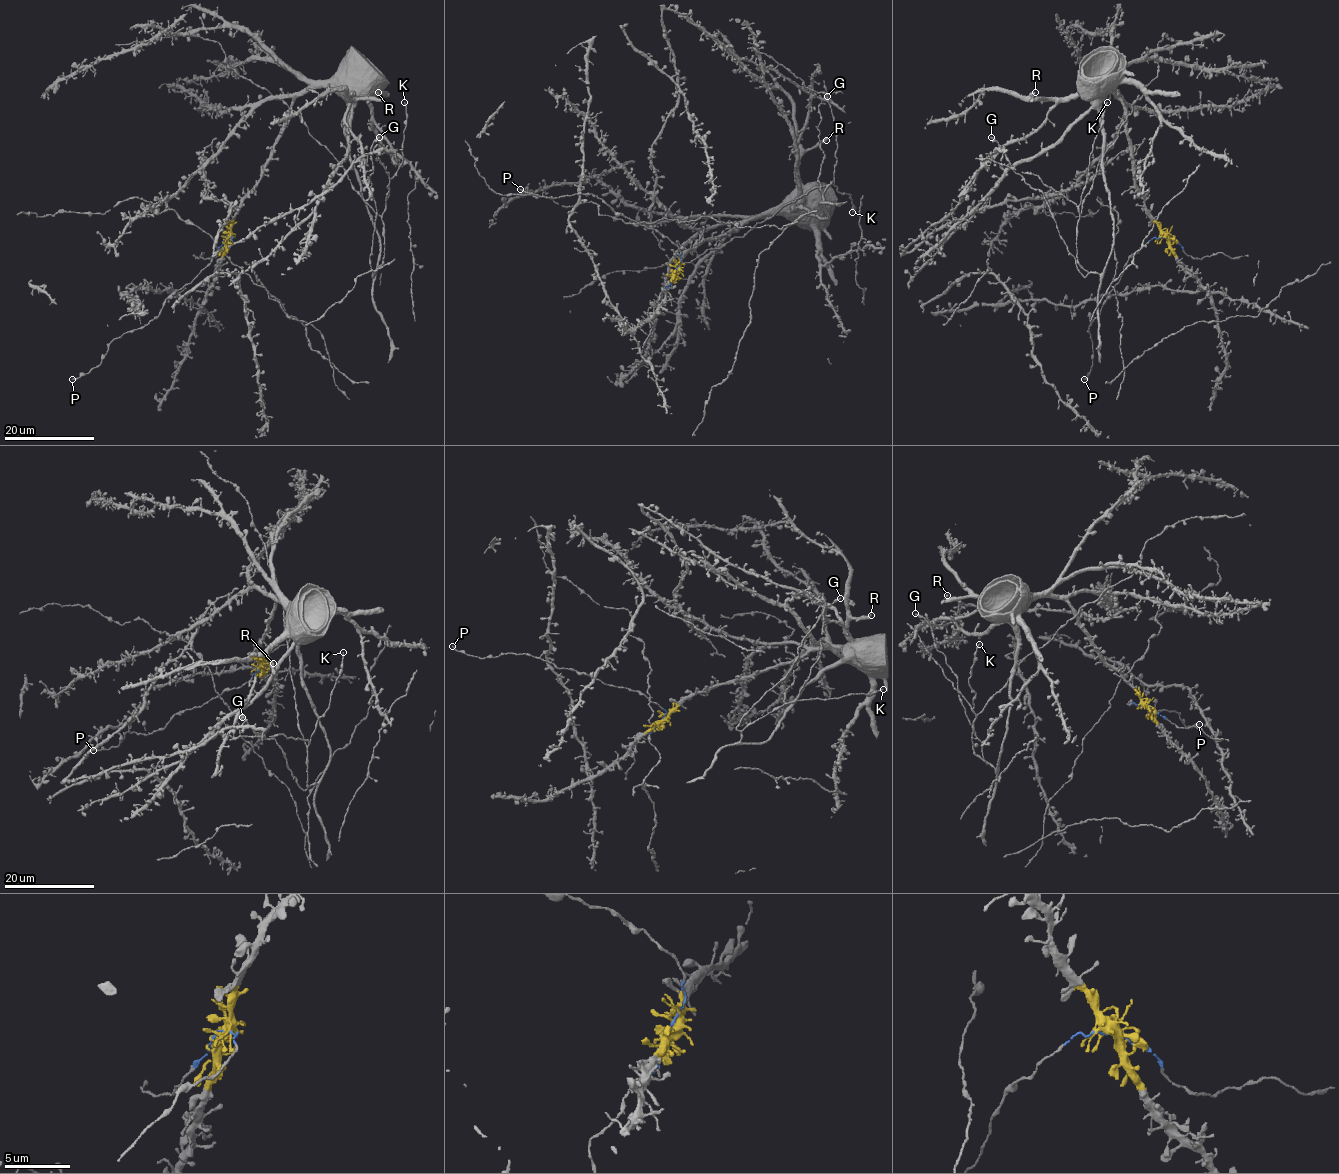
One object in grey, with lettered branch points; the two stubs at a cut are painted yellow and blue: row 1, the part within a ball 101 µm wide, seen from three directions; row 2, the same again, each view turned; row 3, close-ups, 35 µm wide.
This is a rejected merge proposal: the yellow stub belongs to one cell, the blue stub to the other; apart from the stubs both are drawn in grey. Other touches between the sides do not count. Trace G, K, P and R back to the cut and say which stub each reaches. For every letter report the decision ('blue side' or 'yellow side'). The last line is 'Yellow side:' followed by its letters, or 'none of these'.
G: yellow side
K: yellow side
P: blue side
R: yellow side
Yellow side: G, K, R

